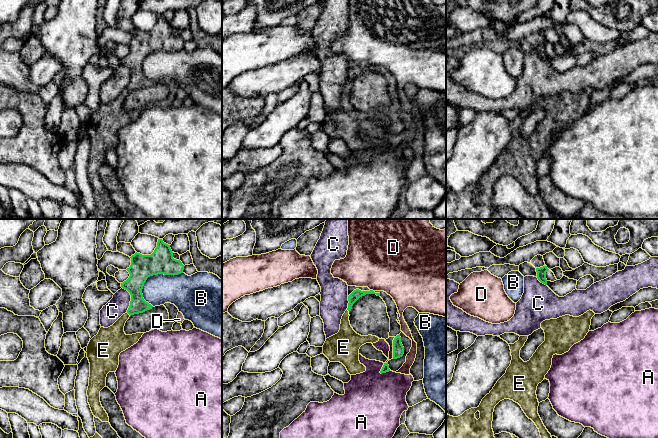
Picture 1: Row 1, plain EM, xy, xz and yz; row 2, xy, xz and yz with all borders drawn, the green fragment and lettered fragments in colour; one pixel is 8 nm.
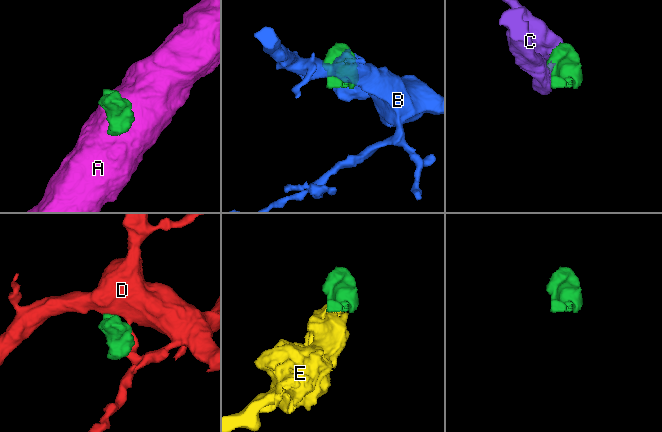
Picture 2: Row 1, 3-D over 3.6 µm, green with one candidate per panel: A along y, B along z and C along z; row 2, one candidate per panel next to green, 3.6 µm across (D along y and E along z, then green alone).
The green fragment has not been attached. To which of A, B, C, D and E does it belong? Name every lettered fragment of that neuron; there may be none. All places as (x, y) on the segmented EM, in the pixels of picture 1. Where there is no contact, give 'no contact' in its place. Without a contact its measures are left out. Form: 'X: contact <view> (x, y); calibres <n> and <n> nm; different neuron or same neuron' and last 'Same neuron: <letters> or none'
A: contact xz (382, 368); calibres 60 and 420 nm; different neuron
B: contact xy (154, 274); calibres 200 and 260 nm; different neuron
C: contact xy (131, 299); calibres 170 and 160 nm; different neuron
D: contact xz (372, 290); calibres 80 and 480 nm; different neuron
E: contact xy (128, 313); calibres 150 and 220 nm; same neuron
Same neuron: E

